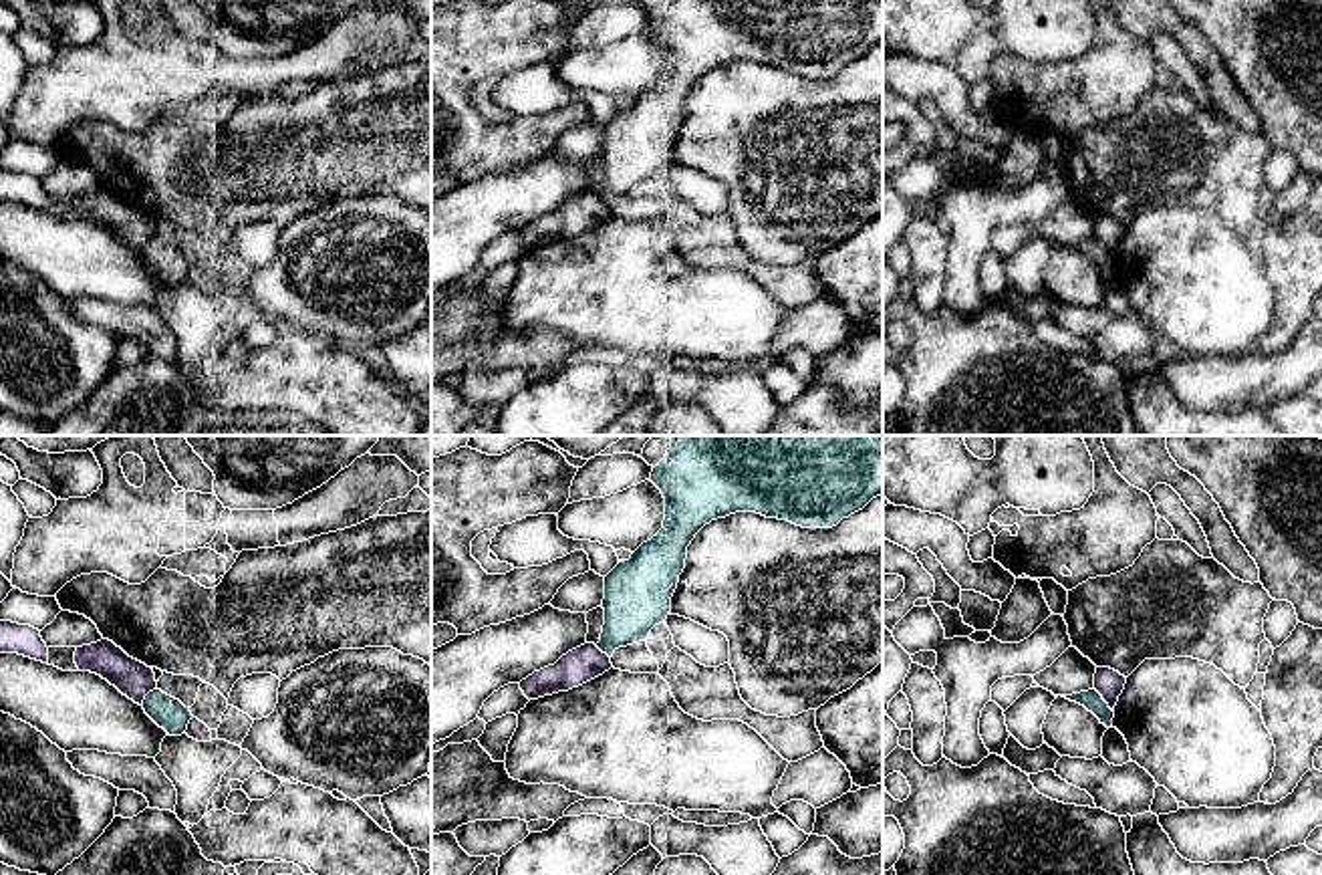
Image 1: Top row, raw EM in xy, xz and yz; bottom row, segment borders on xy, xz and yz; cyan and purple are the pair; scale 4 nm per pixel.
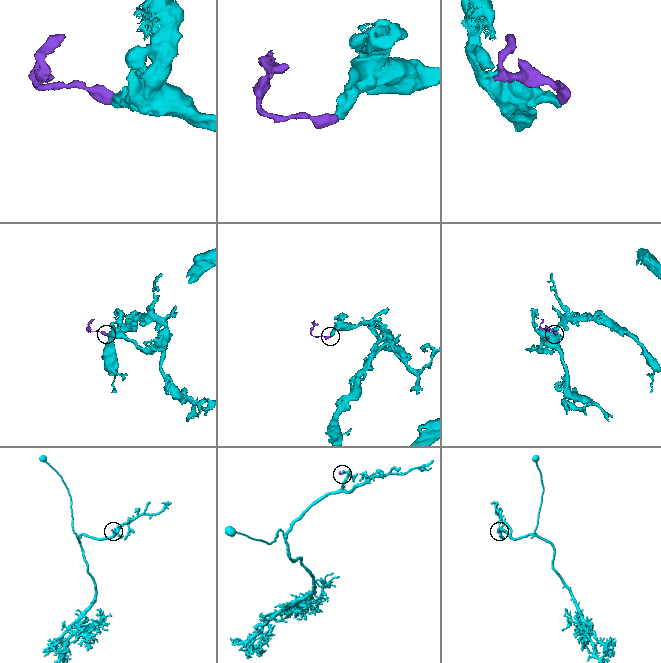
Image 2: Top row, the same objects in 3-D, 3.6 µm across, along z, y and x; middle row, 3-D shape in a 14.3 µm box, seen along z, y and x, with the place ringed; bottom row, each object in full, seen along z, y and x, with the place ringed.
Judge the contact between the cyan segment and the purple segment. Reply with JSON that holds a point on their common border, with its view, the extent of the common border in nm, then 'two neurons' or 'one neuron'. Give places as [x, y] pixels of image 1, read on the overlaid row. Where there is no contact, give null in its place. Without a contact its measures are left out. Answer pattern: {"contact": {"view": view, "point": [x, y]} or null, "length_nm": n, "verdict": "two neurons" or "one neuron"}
{"contact": {"view": "yz", "point": [1103, 700]}, "length_nm": 120, "verdict": "two neurons"}

